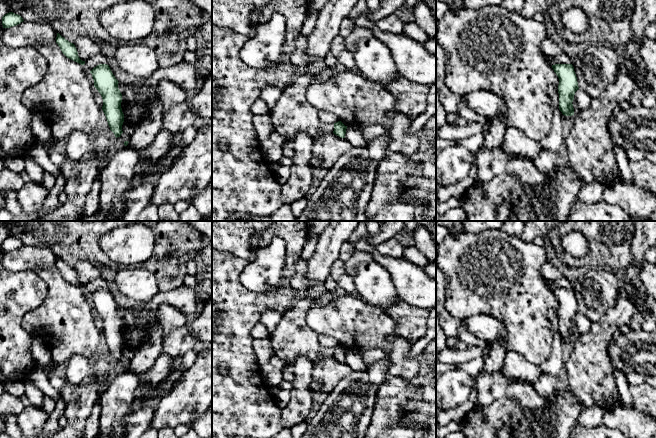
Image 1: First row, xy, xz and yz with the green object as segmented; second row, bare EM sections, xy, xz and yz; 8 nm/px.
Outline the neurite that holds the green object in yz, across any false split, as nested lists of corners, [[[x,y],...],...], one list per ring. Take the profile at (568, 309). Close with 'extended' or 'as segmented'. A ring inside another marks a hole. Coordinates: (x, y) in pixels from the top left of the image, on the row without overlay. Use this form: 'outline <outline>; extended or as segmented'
outline [[[555,288],[552,292],[559,302],[559,333],[565,340],[574,339],[573,324],[579,313],[577,301],[572,288]]]; as segmented

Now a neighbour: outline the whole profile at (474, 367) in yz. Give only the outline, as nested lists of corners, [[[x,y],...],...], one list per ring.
[[[459,320],[458,334],[460,341],[484,350],[483,356],[456,366],[461,372],[476,377],[481,372],[485,362],[489,359],[492,345],[484,339],[474,338],[464,324],[464,320]]]

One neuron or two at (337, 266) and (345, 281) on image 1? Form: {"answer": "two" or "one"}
{"answer": "one"}

